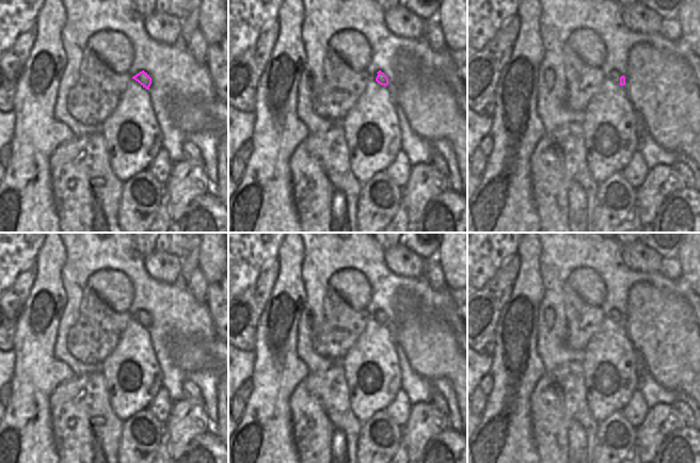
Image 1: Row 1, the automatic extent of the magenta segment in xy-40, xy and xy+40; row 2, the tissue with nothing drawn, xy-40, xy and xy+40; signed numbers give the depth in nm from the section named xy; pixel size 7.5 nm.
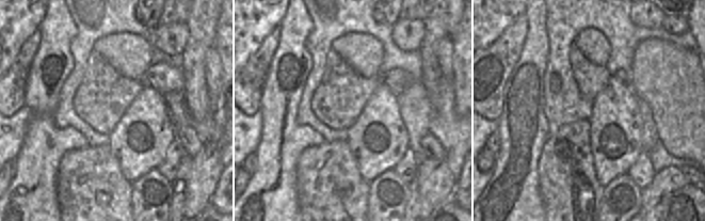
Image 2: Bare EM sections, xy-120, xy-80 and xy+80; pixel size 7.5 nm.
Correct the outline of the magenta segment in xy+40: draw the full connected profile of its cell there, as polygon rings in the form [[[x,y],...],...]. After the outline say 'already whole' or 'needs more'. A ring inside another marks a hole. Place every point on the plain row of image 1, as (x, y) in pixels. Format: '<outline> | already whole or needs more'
[[[611,309],[608,313],[608,317],[620,324],[625,324],[625,316],[622,315],[618,309]]] | needs more

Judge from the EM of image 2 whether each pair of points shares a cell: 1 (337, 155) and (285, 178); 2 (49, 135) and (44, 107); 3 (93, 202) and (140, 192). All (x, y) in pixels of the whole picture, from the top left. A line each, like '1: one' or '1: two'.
1: two
2: one
3: two

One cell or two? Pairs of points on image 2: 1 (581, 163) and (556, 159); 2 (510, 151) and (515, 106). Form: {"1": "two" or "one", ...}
{"1": "one", "2": "one"}

